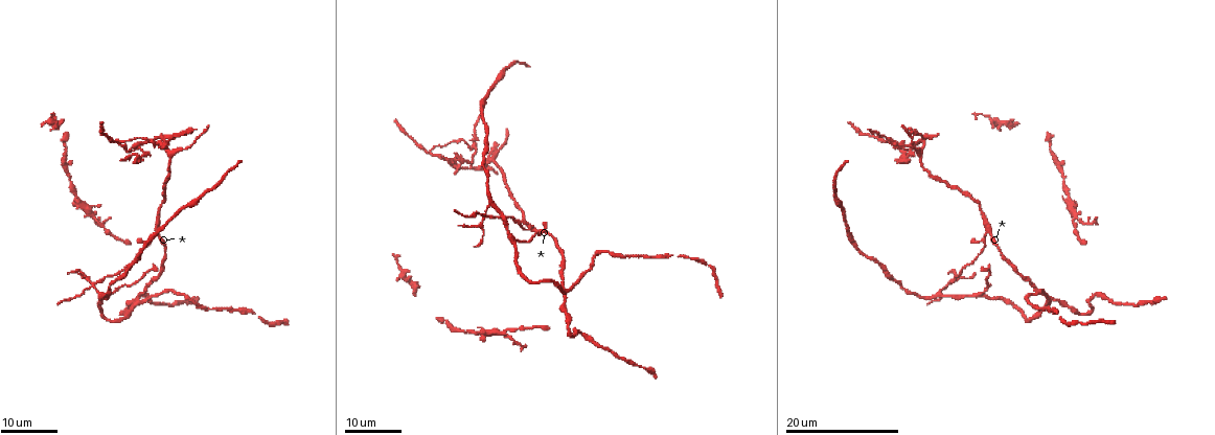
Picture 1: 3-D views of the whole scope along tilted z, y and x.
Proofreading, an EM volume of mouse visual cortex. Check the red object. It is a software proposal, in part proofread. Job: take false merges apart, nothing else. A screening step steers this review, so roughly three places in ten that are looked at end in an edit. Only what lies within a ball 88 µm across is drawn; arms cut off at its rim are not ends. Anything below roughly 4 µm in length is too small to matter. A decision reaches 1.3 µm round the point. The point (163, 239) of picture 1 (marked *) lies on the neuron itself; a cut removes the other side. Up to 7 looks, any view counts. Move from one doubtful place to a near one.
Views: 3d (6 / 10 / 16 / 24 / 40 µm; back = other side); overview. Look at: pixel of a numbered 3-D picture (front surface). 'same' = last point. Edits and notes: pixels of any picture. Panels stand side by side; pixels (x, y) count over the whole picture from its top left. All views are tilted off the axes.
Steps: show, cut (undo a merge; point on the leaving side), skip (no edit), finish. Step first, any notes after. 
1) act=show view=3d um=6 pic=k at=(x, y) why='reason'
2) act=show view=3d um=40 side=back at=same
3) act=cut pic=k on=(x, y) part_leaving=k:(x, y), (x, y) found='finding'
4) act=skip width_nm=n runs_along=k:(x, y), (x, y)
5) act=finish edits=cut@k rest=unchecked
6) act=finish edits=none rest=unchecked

act=show view=3d um=24 pic=1 at=(986, 229) why='three arms meet'

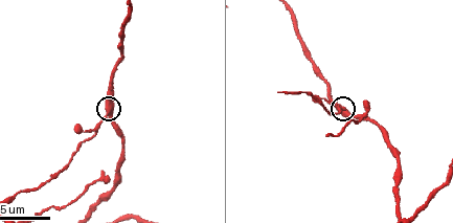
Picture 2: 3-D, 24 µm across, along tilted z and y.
act=show view=3d um=6 pic=2 at=(108, 110) why='closer look'

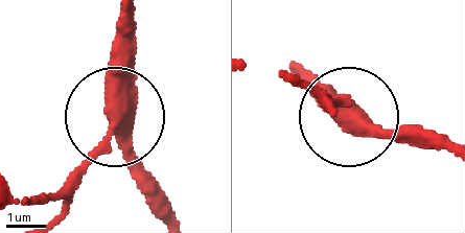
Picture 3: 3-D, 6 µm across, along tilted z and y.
act=skip width_nm=350 runs_along=3:(156, 182), (117, 115), (124, 25) found='all the same neuron'

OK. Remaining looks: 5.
act=show view=3d um=24 pic=1 at=(94, 218) why='four or more arms meet'

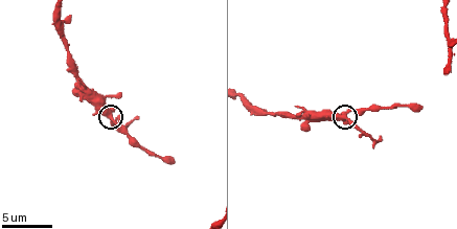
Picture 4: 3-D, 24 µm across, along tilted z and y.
act=show view=3d um=10 pic=4 at=(110, 118)

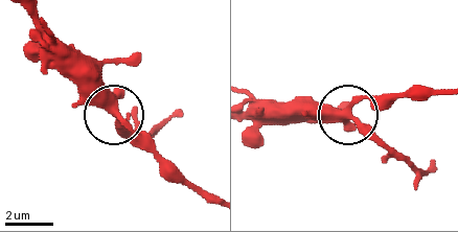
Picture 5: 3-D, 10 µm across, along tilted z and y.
act=skip width_nm=330 found='continuous, no second neuron'

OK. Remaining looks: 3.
act=show view=3d um=16 pic=1 at=(163, 137) why='a fork'

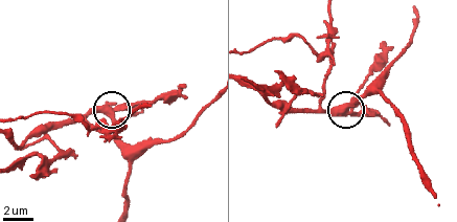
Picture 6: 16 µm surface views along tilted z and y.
act=show view=3d um=10 pic=6 at=(110, 104) why='zoom in'

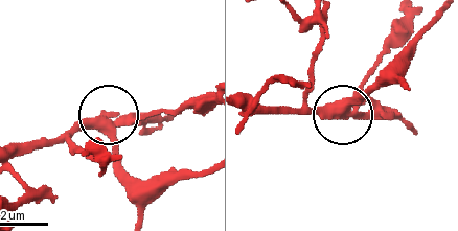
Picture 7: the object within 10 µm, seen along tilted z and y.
act=cut pic=7 on=(133, 119) width_nm=340 part_leaving=7:(104, 126), (172, 114), (207, 96) found='a second neuron is stuck on'

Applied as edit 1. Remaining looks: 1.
act=finish edits=cut@7 rest=unchecked

